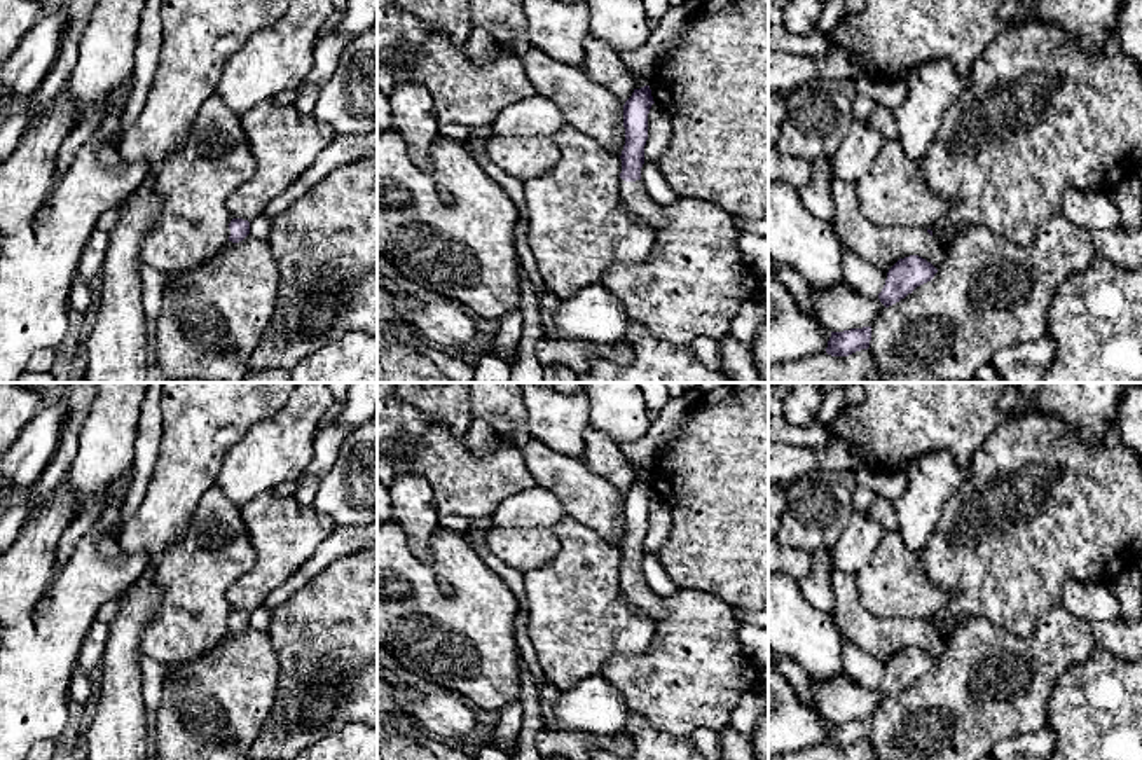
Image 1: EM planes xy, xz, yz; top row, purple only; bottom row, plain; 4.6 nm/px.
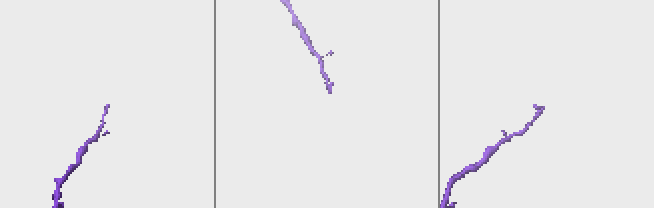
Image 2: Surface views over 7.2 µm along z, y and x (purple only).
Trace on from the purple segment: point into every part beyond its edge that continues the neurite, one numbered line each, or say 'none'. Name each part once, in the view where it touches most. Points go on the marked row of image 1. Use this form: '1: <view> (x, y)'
1: xz (634, 194)

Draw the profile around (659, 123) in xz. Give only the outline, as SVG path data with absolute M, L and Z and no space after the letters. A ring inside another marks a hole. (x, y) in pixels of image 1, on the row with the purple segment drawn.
M657 103L648 114L648 140L644 145L644 161L660 162L672 138L672 121L669 114Z

